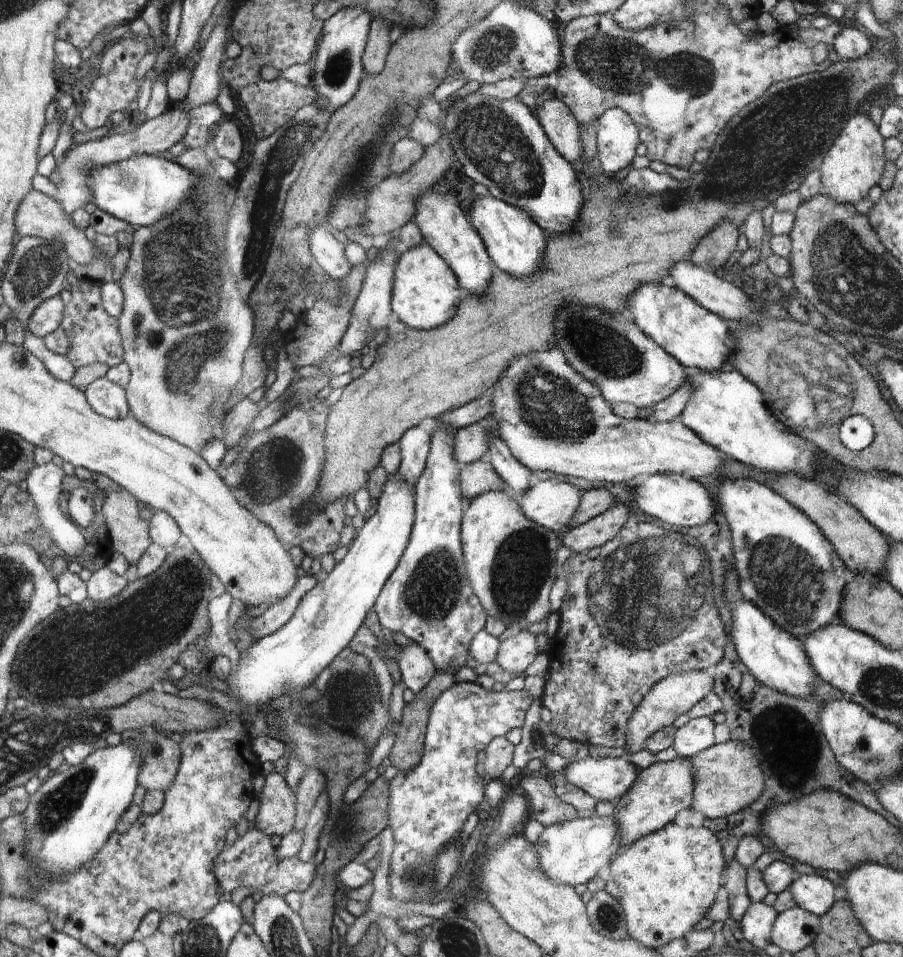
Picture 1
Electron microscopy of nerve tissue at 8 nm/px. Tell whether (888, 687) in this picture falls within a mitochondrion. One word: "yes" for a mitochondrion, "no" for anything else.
yes

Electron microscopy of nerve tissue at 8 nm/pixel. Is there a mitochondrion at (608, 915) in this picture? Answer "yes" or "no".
yes

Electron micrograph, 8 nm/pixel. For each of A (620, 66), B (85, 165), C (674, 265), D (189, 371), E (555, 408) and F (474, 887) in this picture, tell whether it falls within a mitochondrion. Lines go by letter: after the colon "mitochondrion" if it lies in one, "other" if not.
A: mitochondrion
B: mitochondrion
C: other
D: mitochondrion
E: mitochondrion
F: other

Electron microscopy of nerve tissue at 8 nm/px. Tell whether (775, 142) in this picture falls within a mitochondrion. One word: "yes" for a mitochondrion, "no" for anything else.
yes

